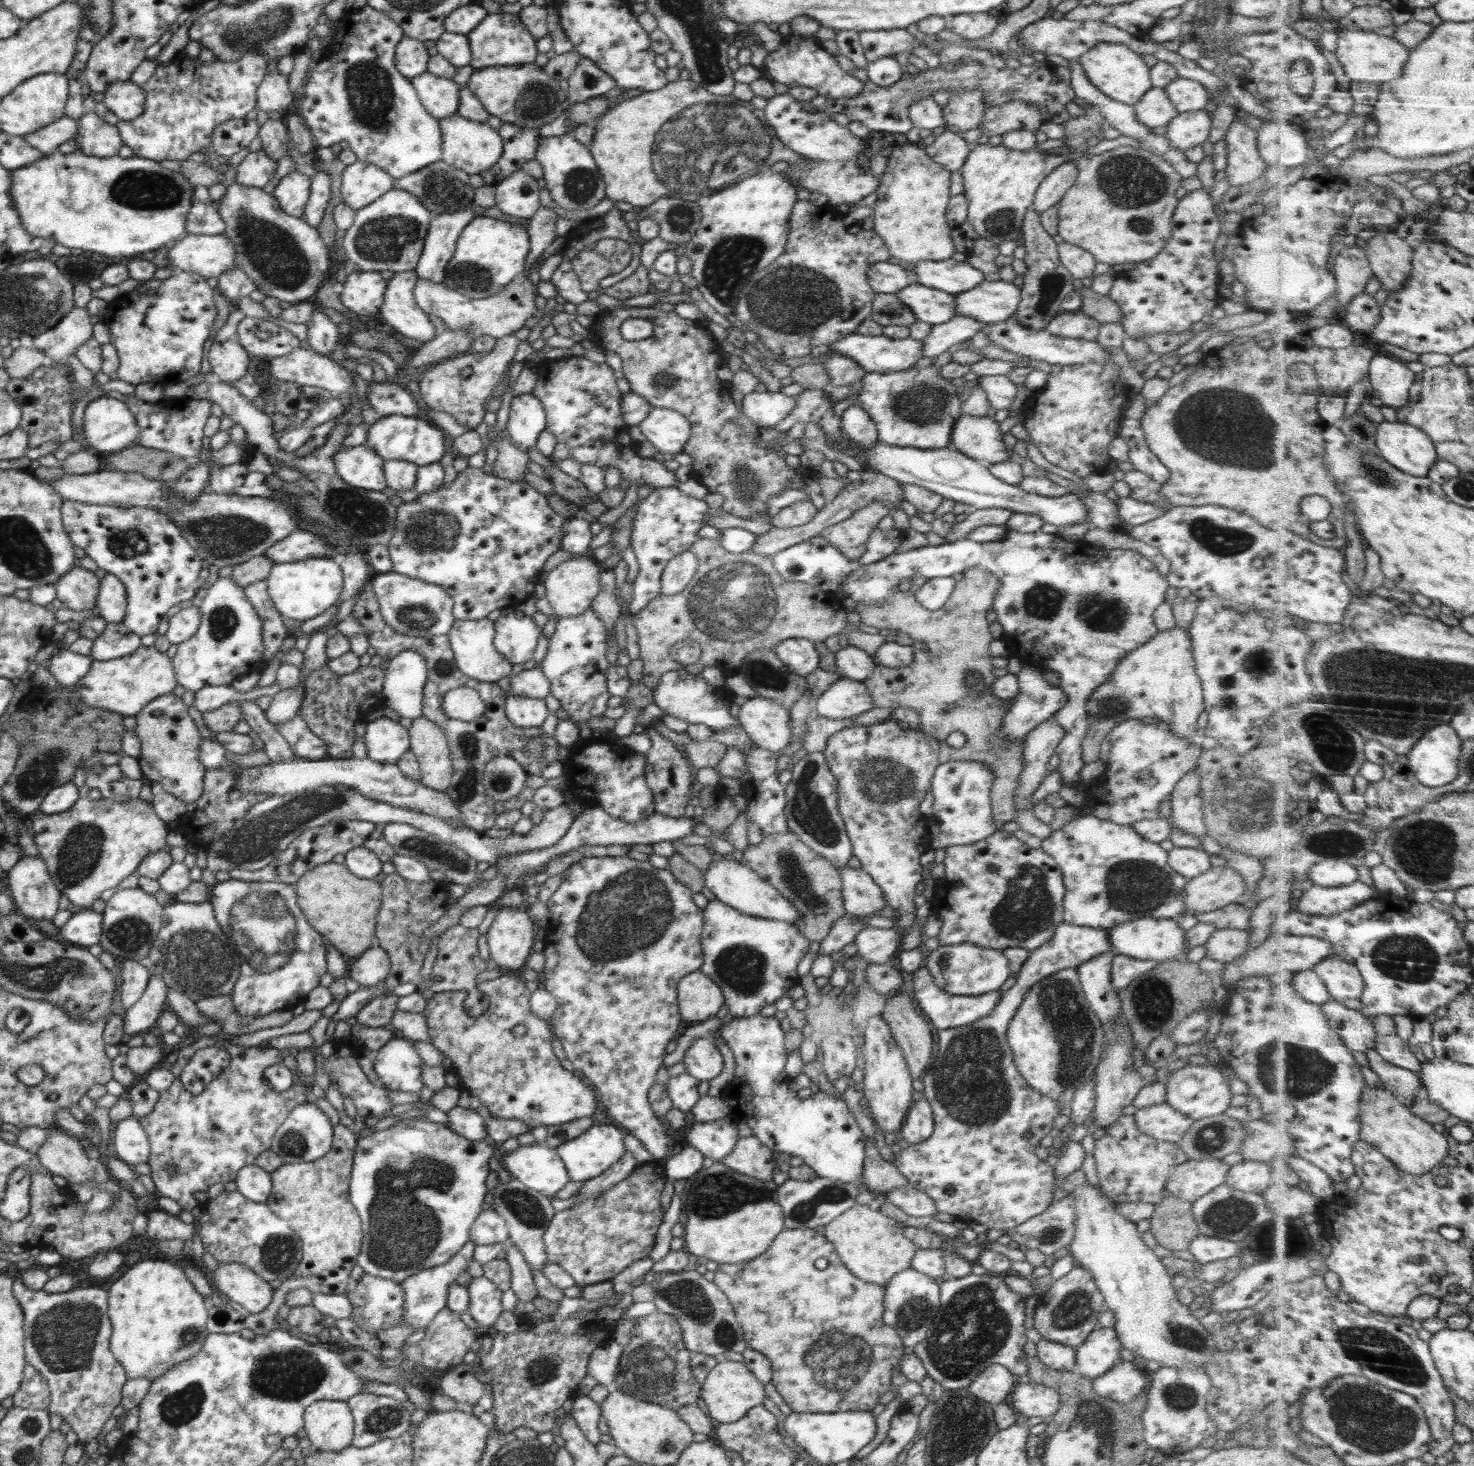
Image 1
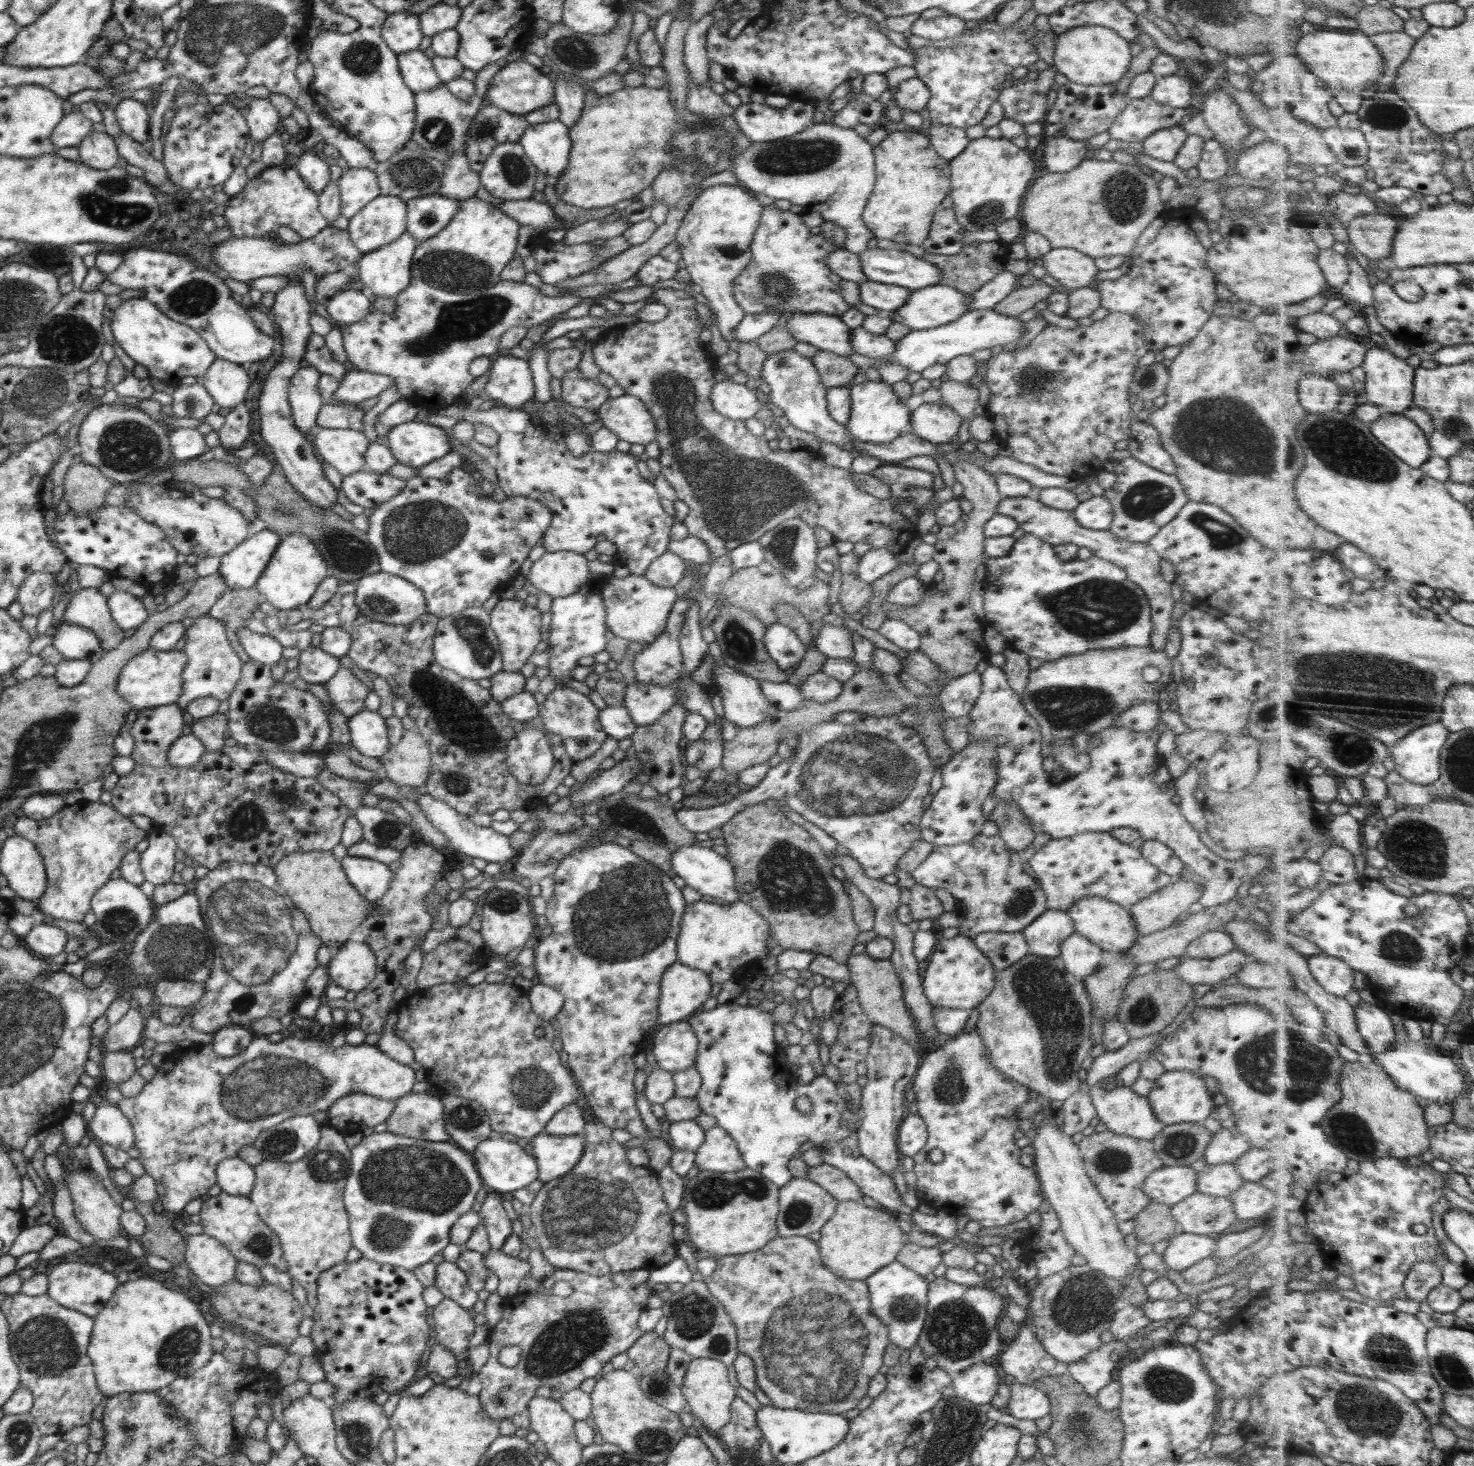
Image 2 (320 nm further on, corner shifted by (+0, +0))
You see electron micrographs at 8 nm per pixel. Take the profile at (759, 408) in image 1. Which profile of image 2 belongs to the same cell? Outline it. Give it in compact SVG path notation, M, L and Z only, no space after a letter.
M732 381L716 382L711 394L714 411L732 420L752 418L764 408L758 401L756 392L745 384Z

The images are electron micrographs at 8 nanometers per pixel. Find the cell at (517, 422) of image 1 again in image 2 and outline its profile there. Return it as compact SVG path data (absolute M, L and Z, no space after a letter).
M507 353L500 354L491 364L490 376L483 390L488 394L489 399L502 403L504 408L508 408L508 410L509 408L523 410L523 406L530 405L536 396L529 361L513 357Z

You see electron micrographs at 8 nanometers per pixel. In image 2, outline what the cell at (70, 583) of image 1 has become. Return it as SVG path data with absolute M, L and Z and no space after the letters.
M81 588L72 595L63 621L94 632L106 652L116 648L125 638L110 615L106 598L97 588Z

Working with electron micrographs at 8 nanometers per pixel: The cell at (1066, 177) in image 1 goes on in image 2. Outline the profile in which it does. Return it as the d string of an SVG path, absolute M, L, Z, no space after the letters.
M1066 136L1043 139L1044 164L1048 173L1056 174L1074 170L1087 159L1085 142L1068 139Z

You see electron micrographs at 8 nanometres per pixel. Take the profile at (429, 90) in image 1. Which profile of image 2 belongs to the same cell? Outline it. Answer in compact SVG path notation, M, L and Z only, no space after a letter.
M419 49L397 55L400 74L404 84L412 92L422 92L436 88L442 83L434 70L431 59Z

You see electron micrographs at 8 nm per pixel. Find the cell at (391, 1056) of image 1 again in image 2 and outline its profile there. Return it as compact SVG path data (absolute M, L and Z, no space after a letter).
M267 1036L255 1037L250 1041L246 1050L236 1054L236 1056L224 1057L216 1054L212 1048L212 1043L199 1044L192 1043L188 1048L178 1047L175 1051L167 1054L162 1065L156 1069L156 1075L152 1080L145 1081L145 1086L138 1096L134 1098L122 1098L115 1106L120 1110L126 1119L130 1121L135 1134L134 1146L140 1152L138 1160L144 1166L146 1173L154 1178L157 1186L157 1195L162 1202L164 1213L168 1216L184 1211L184 1206L194 1198L201 1198L208 1192L216 1182L216 1165L222 1160L238 1157L238 1152L242 1146L253 1145L262 1130L271 1126L277 1126L280 1122L288 1118L300 1115L314 1115L318 1111L328 1111L328 1108L342 1097L362 1093L382 1100L397 1100L410 1094L416 1082L416 1071L409 1065L400 1064L384 1054L377 1045L351 1045L346 1043L342 1047L335 1048L331 1044L318 1040L298 1039L289 1037L285 1039L275 1039L270 1041Z

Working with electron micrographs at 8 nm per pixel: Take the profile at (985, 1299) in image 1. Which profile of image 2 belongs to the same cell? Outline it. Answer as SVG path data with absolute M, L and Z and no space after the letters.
M936 1277L929 1283L927 1292L927 1315L925 1328L920 1333L918 1344L926 1358L934 1358L938 1368L953 1375L974 1364L982 1364L988 1358L998 1356L1003 1348L998 1334L998 1318L1005 1314L1008 1299L986 1286L964 1286Z

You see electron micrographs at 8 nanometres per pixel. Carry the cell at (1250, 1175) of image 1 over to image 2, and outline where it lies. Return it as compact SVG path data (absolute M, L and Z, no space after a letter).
M1233 1163L1207 1165L1197 1172L1196 1188L1202 1194L1229 1197L1244 1181Z

